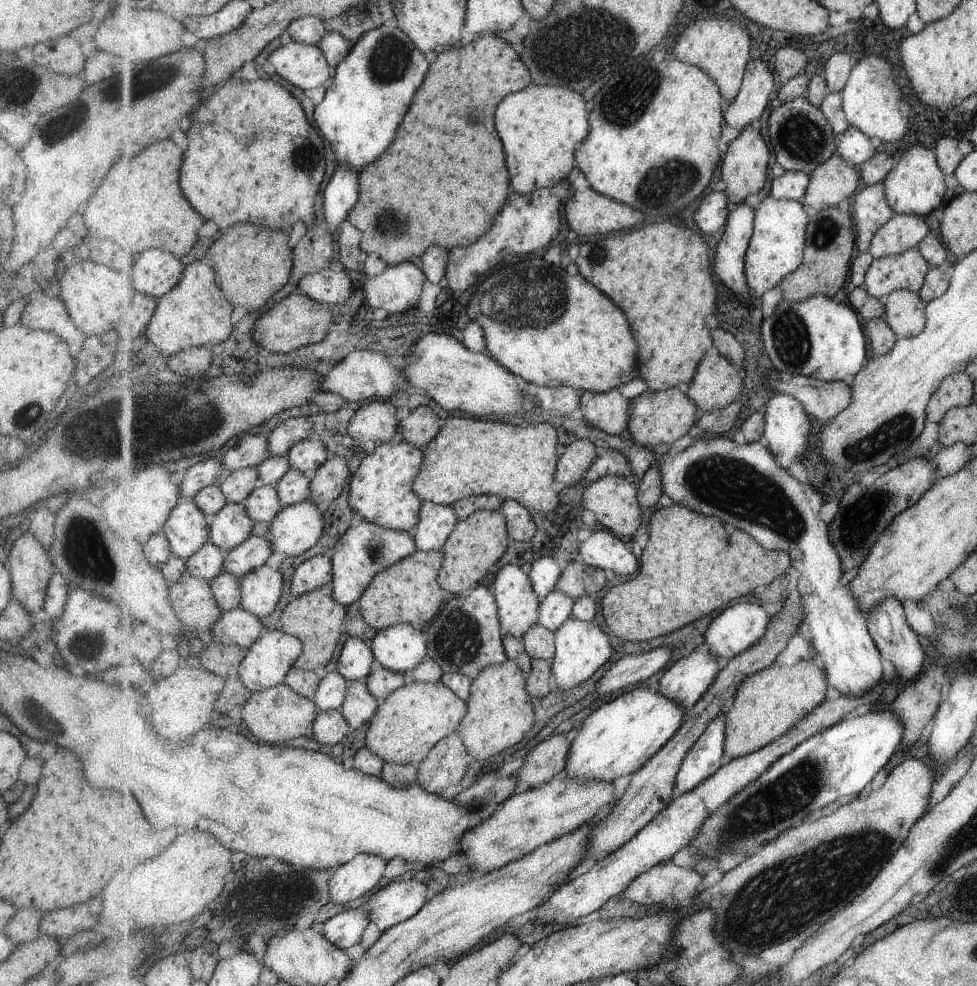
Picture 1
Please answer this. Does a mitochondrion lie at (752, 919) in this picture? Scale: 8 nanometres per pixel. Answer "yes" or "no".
yes

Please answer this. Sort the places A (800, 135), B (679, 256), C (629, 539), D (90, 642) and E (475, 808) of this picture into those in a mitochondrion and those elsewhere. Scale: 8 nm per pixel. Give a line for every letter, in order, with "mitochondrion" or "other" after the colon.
A: mitochondrion
B: other
C: other
D: mitochondrion
E: other

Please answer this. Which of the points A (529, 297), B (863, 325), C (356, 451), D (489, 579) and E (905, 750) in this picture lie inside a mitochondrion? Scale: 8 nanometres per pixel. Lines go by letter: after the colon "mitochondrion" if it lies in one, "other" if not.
A: mitochondrion
B: other
C: other
D: other
E: other

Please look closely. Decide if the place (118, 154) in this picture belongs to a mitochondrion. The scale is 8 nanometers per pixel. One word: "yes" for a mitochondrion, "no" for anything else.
no

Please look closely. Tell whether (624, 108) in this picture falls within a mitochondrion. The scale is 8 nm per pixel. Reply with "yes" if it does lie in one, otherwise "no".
yes

